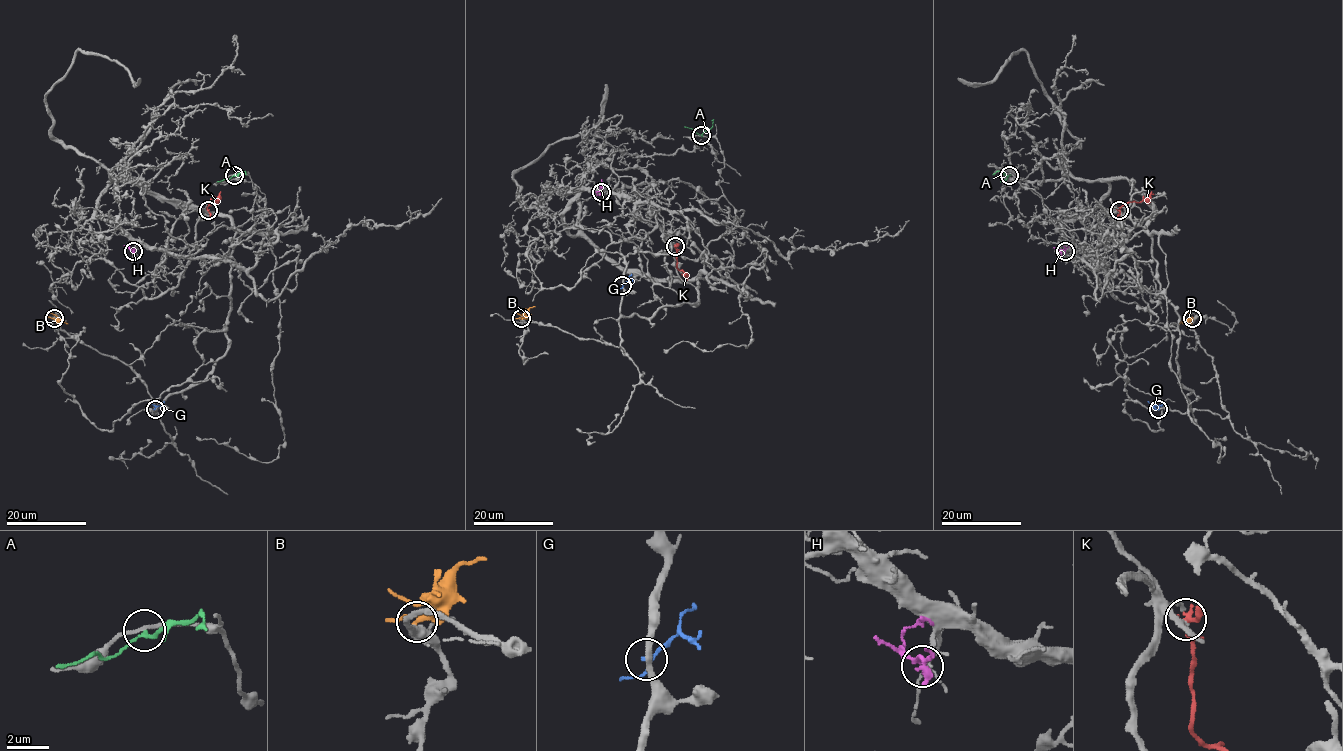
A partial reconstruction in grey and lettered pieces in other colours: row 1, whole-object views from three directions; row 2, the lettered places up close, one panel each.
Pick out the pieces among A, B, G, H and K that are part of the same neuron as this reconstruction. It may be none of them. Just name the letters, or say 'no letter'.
no letter

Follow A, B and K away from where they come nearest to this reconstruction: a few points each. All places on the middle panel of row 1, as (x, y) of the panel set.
A: (702, 136), (712, 127), (714, 119)
B: (521, 318), (535, 306)
K: (675, 246), (676, 267), (687, 278)

